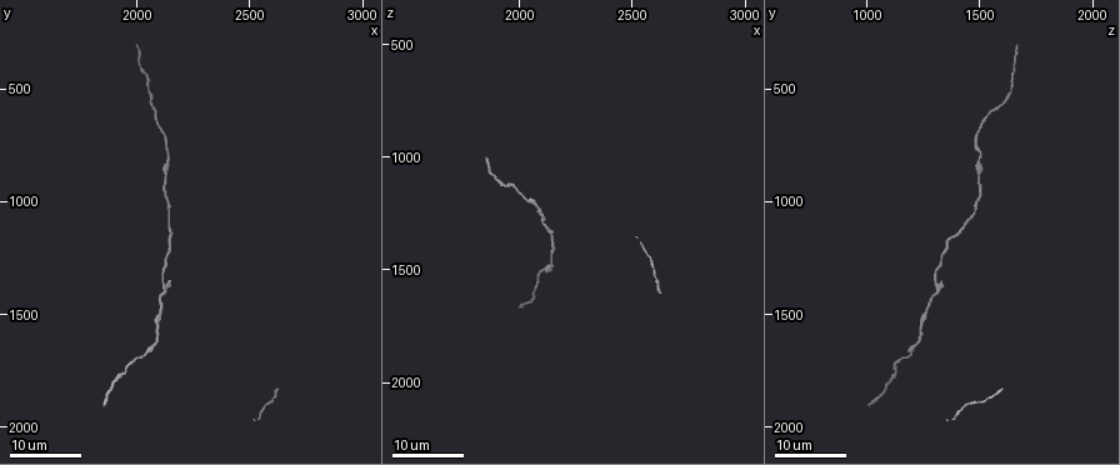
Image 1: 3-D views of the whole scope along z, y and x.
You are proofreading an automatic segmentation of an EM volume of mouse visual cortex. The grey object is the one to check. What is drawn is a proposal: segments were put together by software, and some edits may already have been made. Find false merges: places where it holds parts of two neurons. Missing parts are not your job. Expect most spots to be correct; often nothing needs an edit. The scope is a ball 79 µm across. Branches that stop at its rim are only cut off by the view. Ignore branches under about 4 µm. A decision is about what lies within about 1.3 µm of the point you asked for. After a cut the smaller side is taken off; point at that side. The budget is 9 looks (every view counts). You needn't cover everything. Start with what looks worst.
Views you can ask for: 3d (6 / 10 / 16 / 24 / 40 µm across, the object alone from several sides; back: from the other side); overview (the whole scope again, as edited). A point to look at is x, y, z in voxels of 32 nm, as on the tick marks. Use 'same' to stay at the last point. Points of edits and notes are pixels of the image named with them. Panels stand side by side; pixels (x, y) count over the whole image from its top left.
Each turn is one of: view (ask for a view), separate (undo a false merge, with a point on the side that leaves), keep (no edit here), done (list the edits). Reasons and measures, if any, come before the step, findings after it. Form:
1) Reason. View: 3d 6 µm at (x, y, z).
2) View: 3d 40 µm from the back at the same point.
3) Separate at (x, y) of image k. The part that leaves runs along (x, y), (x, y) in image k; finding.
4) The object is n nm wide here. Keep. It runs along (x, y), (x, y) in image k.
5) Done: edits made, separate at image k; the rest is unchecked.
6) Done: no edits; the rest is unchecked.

Thick turns thin. View: 3d 16 µm at (2120, 720, 1480).

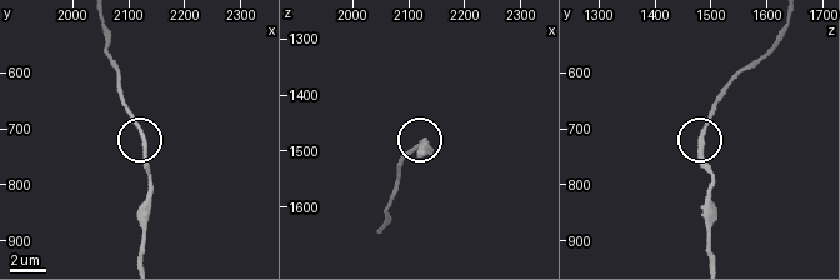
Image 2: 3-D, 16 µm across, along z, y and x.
View: 3d 10 µm at (2125, 715, 1485).

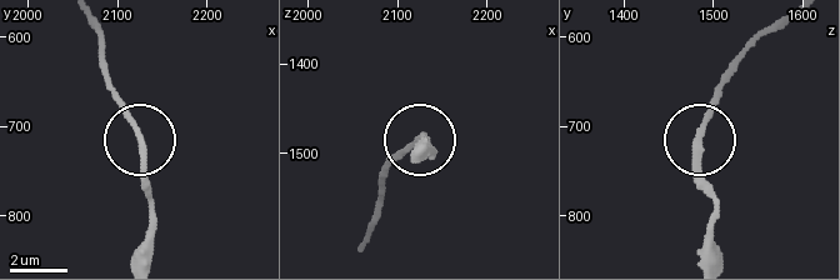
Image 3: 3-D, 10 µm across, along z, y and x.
View: 3d 6 µm at (2125, 715, 1485).

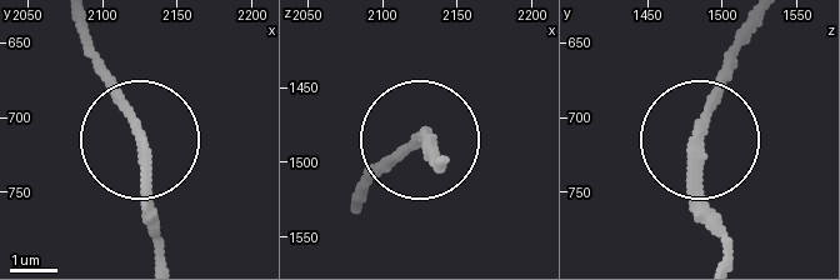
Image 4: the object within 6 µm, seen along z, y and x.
The object is 230 nm wide here. Keep. Continuous, no second neuron.

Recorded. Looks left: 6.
Sudden change in width. View: 3d 16 µm at (2120, 900, 1490).

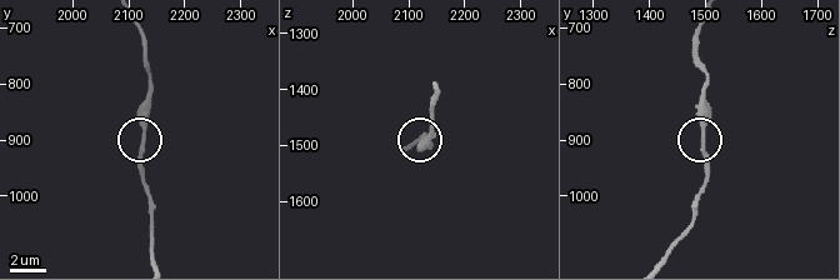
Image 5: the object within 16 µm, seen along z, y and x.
View: 3d 10 µm at (2125, 885, 1500).

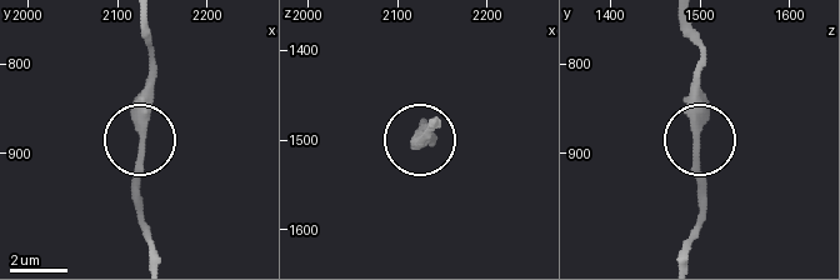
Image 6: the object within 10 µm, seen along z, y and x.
Keep. It runs along (681, 256), (696, 214), (696, 65) in image 6; one neuron here.

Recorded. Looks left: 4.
View: 3d 16 µm at (2150, 1060, 1480).

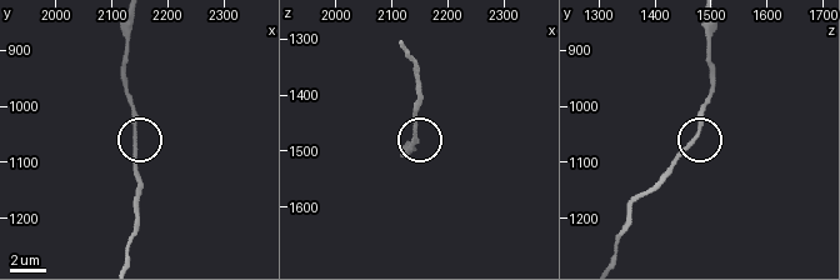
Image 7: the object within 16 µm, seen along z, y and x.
View: 3d 10 µm at (2145, 1045, 1475).

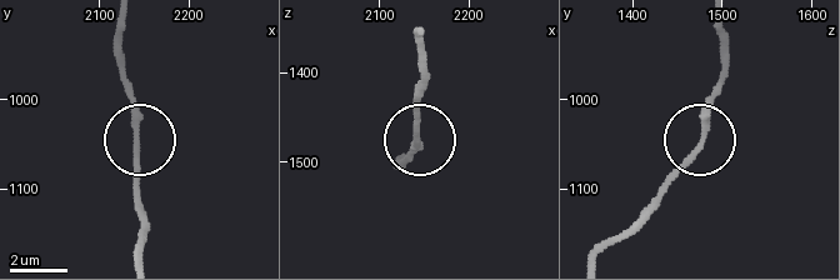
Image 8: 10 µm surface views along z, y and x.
View: 3d 10 µm from the back at (2140, 1045, 1475).

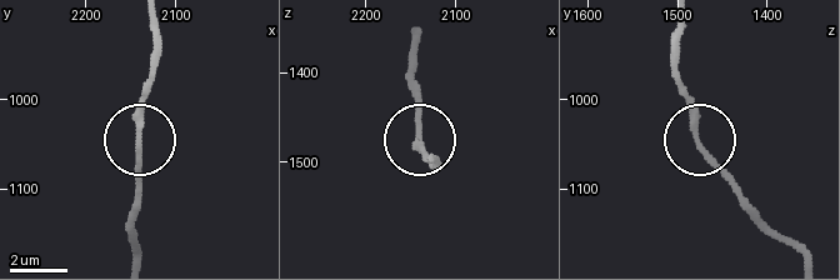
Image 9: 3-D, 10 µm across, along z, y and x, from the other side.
The object is 200 nm wide here. Keep. It runs along (138, 256), (138, 106), (153, 51) in image 9; all the same neuron.

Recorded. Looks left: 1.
Done: no edits; the rest is unchecked.

